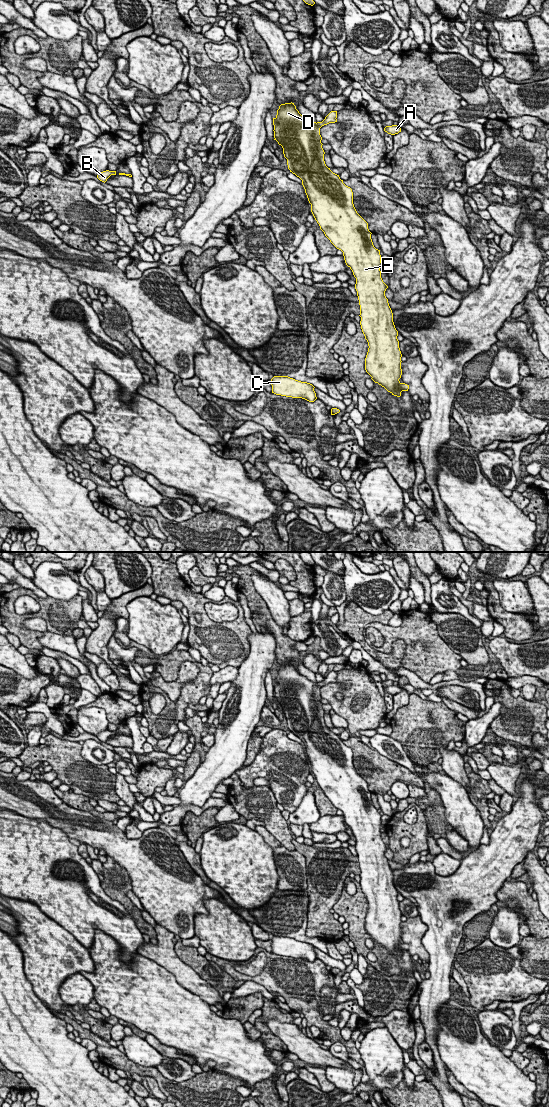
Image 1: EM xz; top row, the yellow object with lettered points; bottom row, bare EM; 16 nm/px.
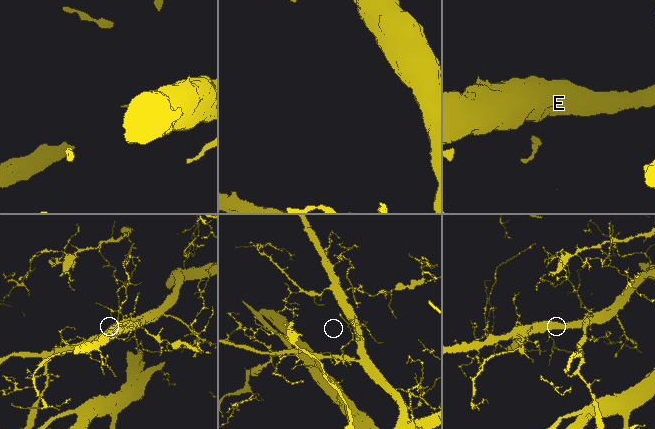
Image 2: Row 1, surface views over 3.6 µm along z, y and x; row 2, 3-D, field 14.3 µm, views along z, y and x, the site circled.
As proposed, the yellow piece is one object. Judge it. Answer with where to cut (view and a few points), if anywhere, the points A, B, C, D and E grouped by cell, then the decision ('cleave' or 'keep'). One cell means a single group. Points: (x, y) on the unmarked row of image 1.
no cut | A B C D E | keep

